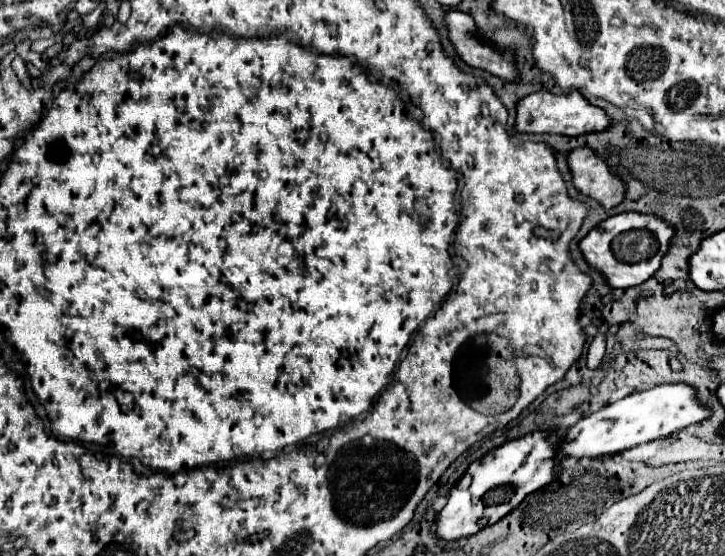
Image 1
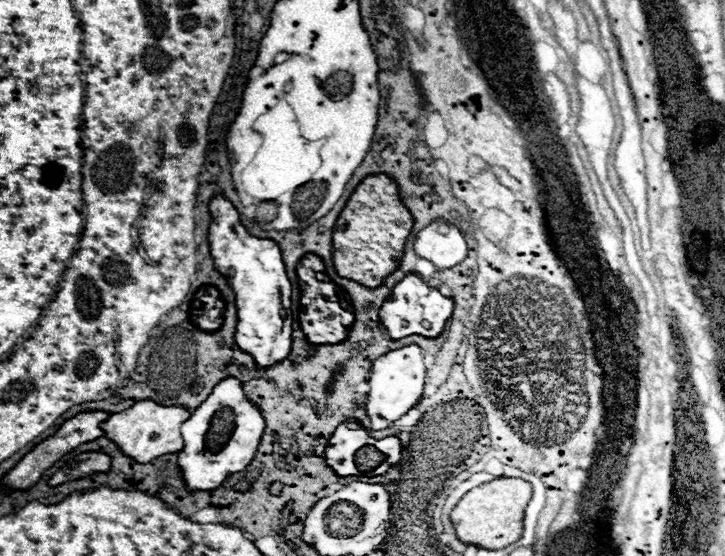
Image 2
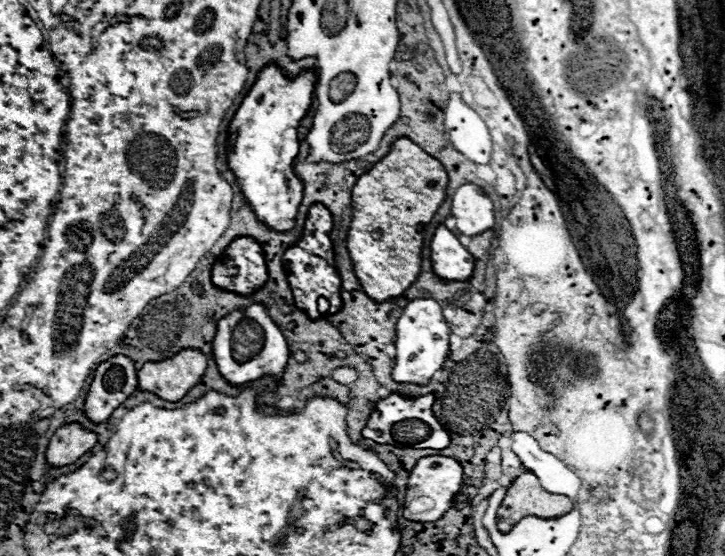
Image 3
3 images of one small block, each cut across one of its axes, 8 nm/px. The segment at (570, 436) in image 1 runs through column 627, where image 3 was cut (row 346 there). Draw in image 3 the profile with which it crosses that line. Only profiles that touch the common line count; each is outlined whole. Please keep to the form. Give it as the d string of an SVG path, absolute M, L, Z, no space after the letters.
M416 298L404 308L396 324L396 364L392 378L396 382L414 382L426 386L434 372L442 368L450 352L450 326L444 320L442 306L430 298Z

